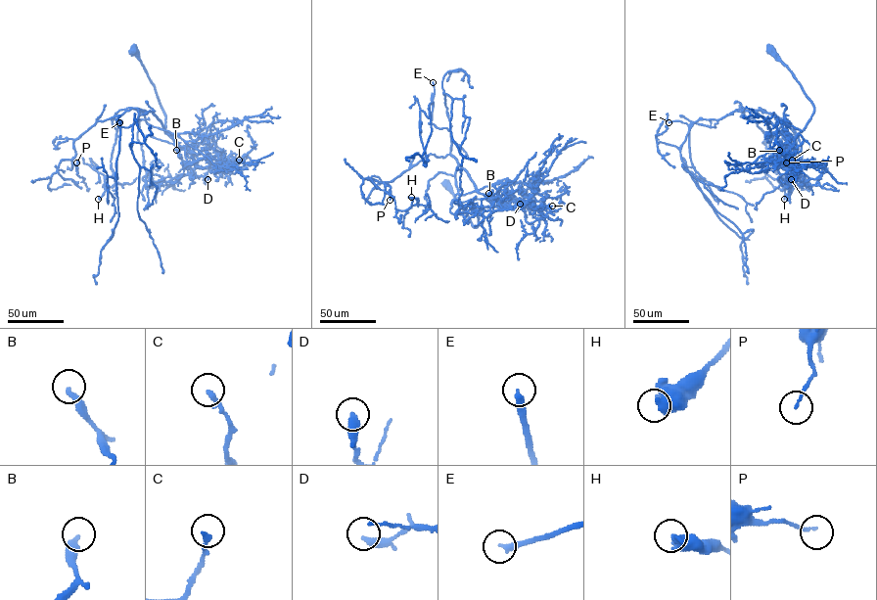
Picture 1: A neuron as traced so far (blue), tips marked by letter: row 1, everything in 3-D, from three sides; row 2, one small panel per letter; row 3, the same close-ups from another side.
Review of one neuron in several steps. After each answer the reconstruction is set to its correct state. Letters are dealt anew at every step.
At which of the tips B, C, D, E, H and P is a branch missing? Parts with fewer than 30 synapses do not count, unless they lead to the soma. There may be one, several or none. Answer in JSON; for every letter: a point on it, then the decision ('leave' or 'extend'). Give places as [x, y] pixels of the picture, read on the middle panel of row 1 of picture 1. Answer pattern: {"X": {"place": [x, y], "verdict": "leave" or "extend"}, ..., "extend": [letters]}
{"B": {"place": [488, 193], "verdict": "leave"}, "C": {"place": [552, 206], "verdict": "leave"}, "D": {"place": [520, 204], "verdict": "leave"}, "E": {"place": [433, 82], "verdict": "extend"}, "H": {"place": [411, 197], "verdict": "leave"}, "P": {"place": [390, 200], "verdict": "leave"}, "extend": ["E"]}

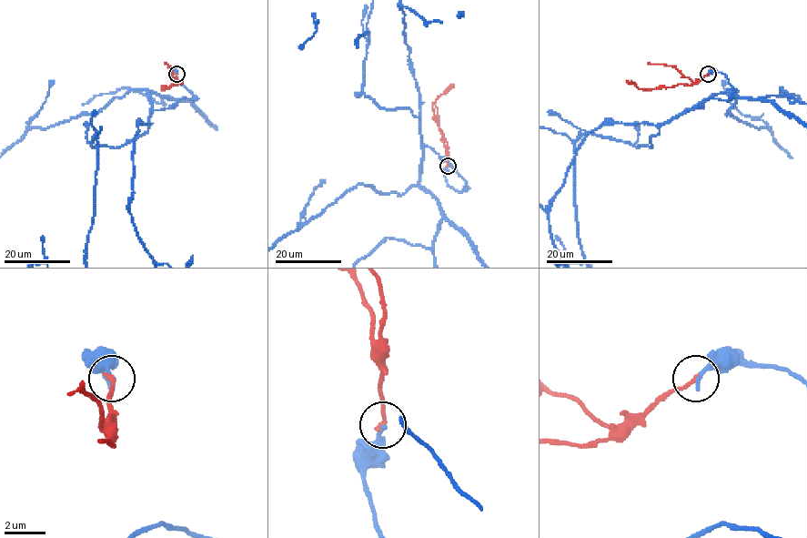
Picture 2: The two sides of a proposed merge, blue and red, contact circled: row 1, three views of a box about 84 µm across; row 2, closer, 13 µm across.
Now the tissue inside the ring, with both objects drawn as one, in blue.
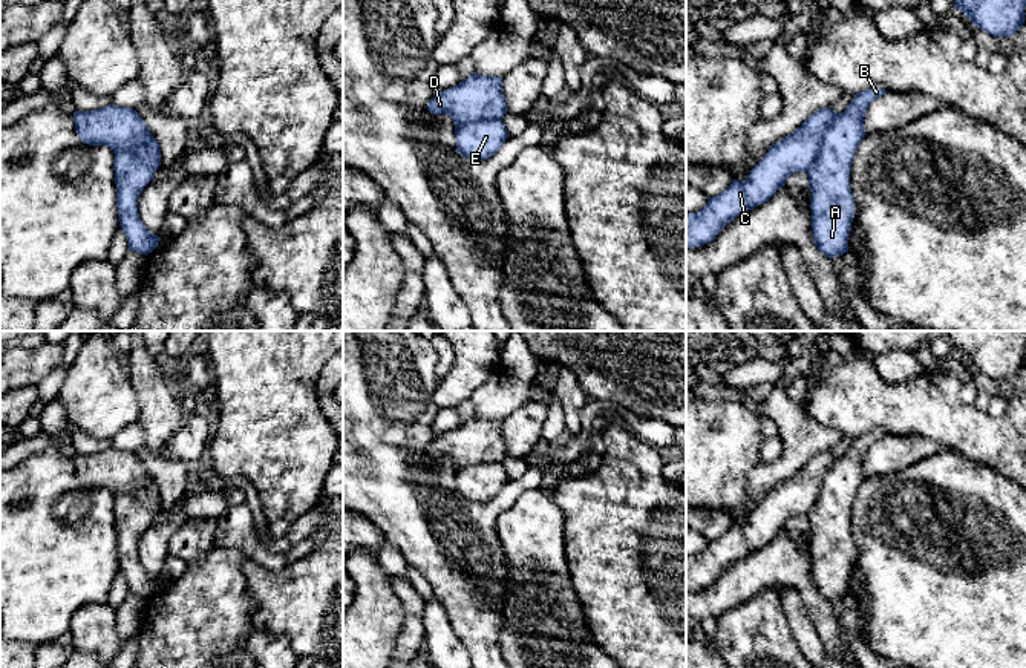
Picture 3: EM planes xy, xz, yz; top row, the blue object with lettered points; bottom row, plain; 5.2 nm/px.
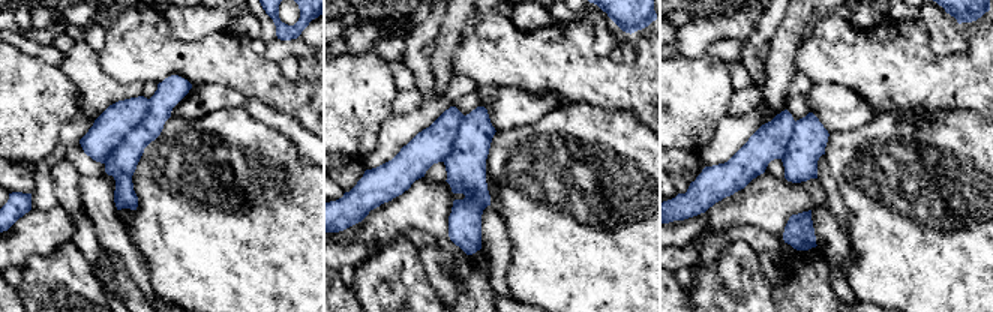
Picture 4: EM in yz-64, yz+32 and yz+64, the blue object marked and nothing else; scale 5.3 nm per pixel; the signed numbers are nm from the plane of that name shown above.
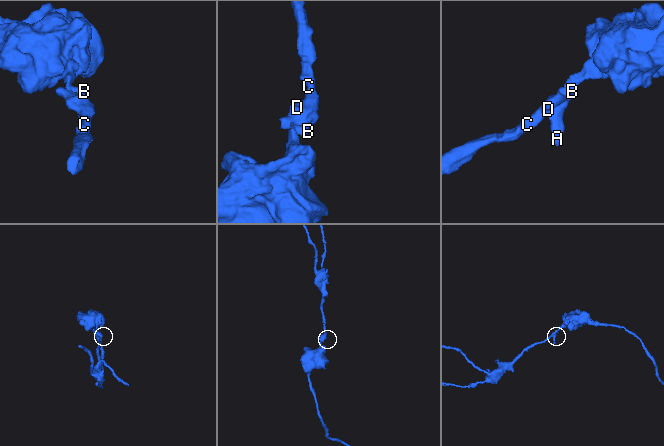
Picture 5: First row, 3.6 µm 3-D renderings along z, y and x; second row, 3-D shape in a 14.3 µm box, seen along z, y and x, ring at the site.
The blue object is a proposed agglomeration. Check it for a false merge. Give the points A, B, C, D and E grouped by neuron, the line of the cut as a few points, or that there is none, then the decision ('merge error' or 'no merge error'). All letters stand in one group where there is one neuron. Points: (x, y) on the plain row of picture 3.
A B E / C D; cut in yz along (839, 457), (827, 472), (816, 501), (806, 514); merge error

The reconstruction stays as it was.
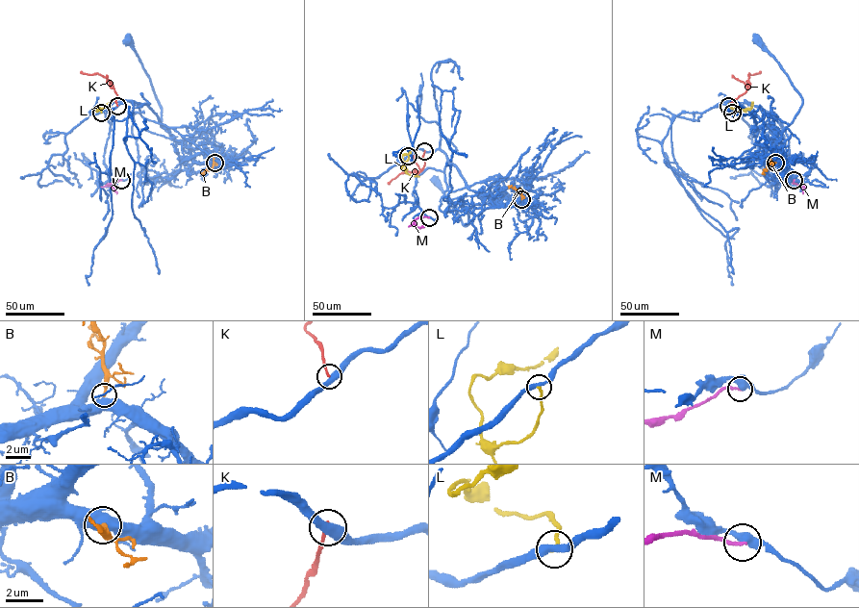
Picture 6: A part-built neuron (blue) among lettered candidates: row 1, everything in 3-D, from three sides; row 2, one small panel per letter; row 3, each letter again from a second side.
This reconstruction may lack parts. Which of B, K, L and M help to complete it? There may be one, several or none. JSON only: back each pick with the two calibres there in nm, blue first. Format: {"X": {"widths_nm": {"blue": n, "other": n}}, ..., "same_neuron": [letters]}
{"B": {"widths_nm": {"blue": 440, "other": 240}}, "same_neuron": ["B"]}

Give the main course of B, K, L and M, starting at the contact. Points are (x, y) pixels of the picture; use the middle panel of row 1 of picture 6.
B: (521, 199), (519, 190), (509, 188)
K: (424, 151), (424, 164), (419, 172), (402, 172), (389, 184)
L: (408, 156), (404, 163), (406, 172), (419, 176)
M: (428, 216), (419, 216), (414, 221), (418, 227), (424, 226)

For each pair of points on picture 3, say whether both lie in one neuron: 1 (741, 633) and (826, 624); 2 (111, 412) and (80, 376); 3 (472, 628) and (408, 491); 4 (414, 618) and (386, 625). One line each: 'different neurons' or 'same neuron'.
1: different neurons
2: same neuron
3: same neuron
4: different neurons

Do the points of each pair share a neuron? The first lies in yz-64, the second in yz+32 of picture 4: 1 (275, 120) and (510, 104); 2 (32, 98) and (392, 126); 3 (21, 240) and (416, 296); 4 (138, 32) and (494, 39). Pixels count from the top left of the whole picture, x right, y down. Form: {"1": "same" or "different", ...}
{"1": "same", "2": "different", "3": "different", "4": "same"}

